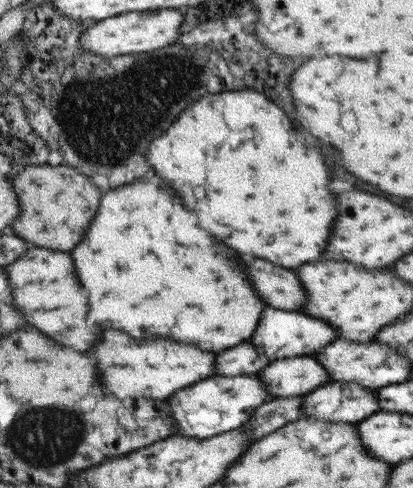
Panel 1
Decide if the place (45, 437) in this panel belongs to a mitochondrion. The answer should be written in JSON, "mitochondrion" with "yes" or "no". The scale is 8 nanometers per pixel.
{"mitochondrion":"yes"}

